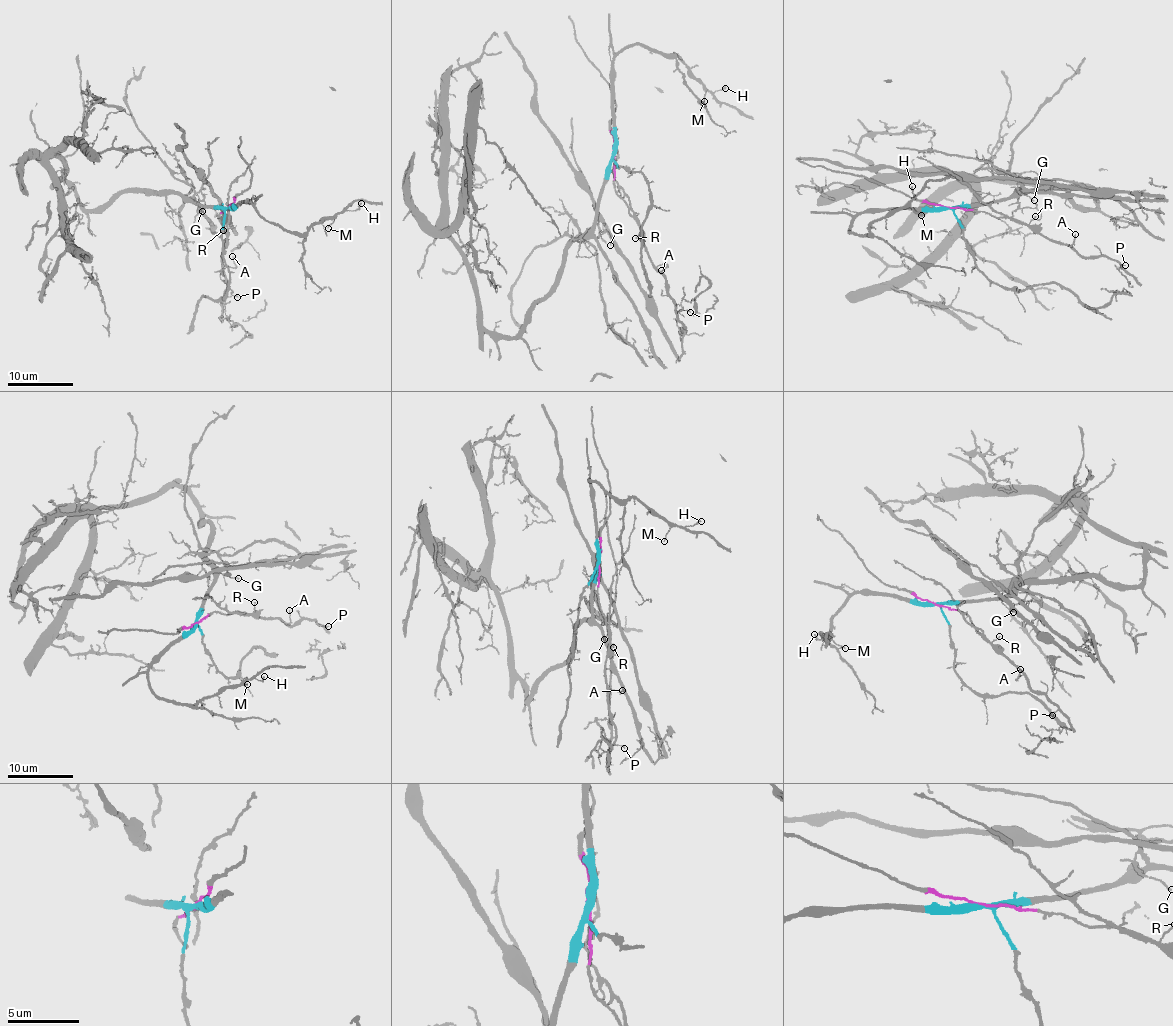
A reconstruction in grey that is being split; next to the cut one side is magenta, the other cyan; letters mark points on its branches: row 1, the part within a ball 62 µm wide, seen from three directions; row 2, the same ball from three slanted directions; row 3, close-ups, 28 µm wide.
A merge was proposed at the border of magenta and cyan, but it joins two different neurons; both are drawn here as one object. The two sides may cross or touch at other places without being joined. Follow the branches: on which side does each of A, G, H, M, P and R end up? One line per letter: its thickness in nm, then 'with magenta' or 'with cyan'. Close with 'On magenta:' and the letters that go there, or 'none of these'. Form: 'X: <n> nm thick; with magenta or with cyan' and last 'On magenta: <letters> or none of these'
A: 100 nm thick; with magenta
G: 90 nm thick; with cyan
H: 150 nm thick; with cyan
M: 90 nm thick; with cyan
P: 120 nm thick; with magenta
R: 80 nm thick; with magenta
On magenta: A, P, R

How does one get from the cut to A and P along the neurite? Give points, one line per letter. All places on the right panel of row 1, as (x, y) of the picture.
A: (947, 208), (1012, 217), (1070, 246), (1074, 233)
P: (947, 208), (1012, 217), (1033, 225), (1045, 237), (1066, 243), (1085, 257), (1106, 257), (1121, 268), (1125, 265)

